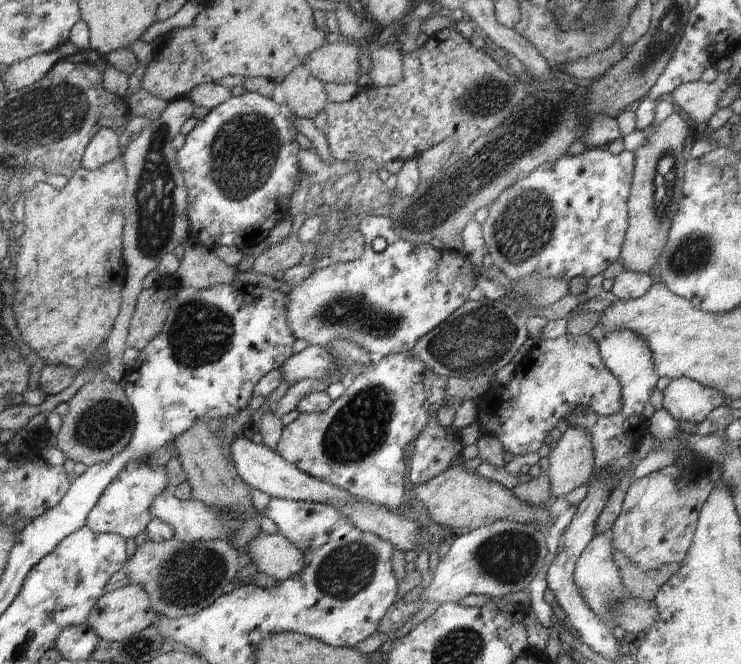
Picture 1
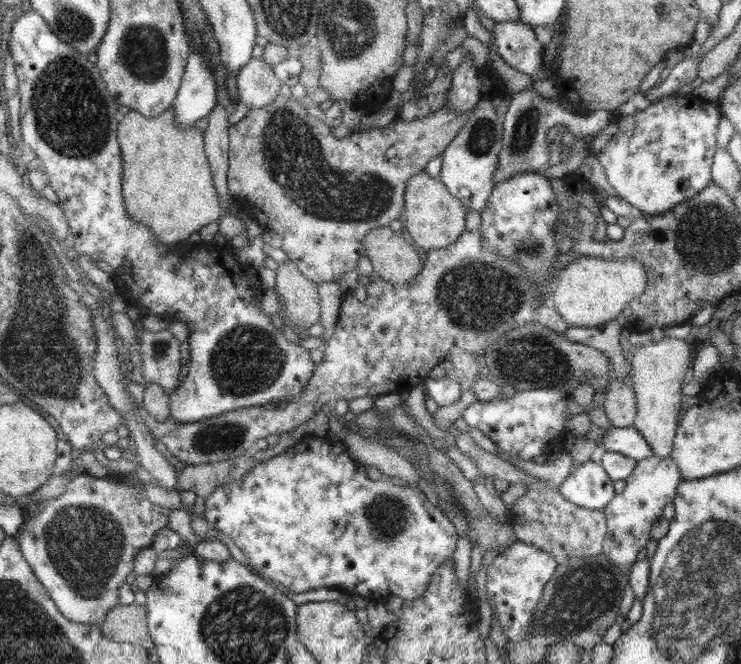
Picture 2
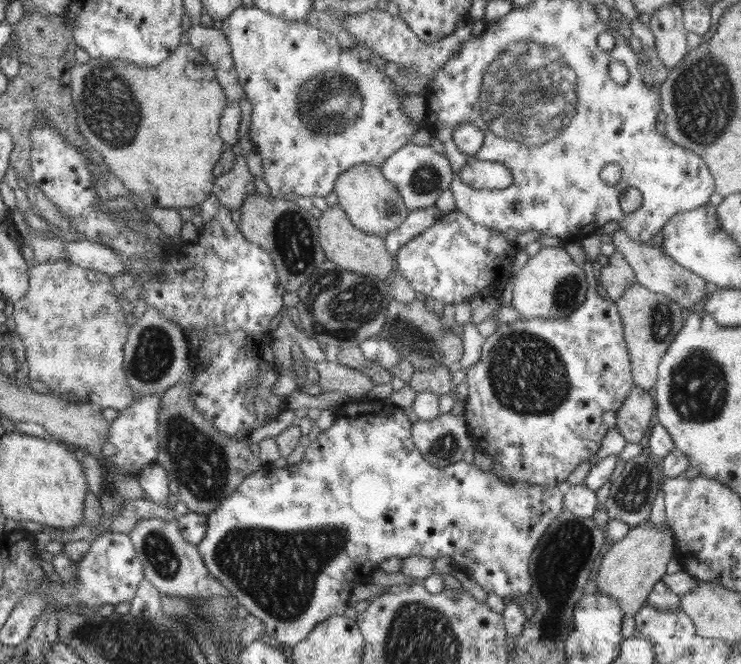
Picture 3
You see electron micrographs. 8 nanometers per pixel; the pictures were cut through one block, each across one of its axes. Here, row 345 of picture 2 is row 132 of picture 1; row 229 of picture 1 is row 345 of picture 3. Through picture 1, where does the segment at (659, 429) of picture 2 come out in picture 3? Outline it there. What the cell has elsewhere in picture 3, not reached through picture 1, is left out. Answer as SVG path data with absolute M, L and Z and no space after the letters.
M640 283L624 290L622 298L615 301L623 324L623 335L628 347L633 381L642 390L652 390L656 384L658 365L675 336L684 324L682 306L662 293L652 292Z

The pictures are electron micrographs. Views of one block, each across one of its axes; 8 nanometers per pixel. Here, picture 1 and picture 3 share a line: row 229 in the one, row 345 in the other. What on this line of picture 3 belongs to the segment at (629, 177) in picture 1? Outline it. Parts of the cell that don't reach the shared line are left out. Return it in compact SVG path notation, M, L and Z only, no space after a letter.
M587 256L583 269L586 272L588 294L586 294L586 300L578 308L575 308L570 316L558 319L517 318L510 323L501 323L492 335L485 338L485 342L481 348L480 359L466 373L469 396L465 398L466 405L463 416L471 430L472 443L484 455L490 456L493 462L498 462L504 468L508 478L515 482L521 481L534 487L561 487L565 483L566 478L581 463L587 462L598 452L601 448L603 437L608 433L608 430L617 426L618 409L622 406L622 402L626 400L628 392L635 385L633 376L631 375L628 347L626 346L623 335L622 319L620 318L616 303L612 299L606 299L598 295L597 274Z

